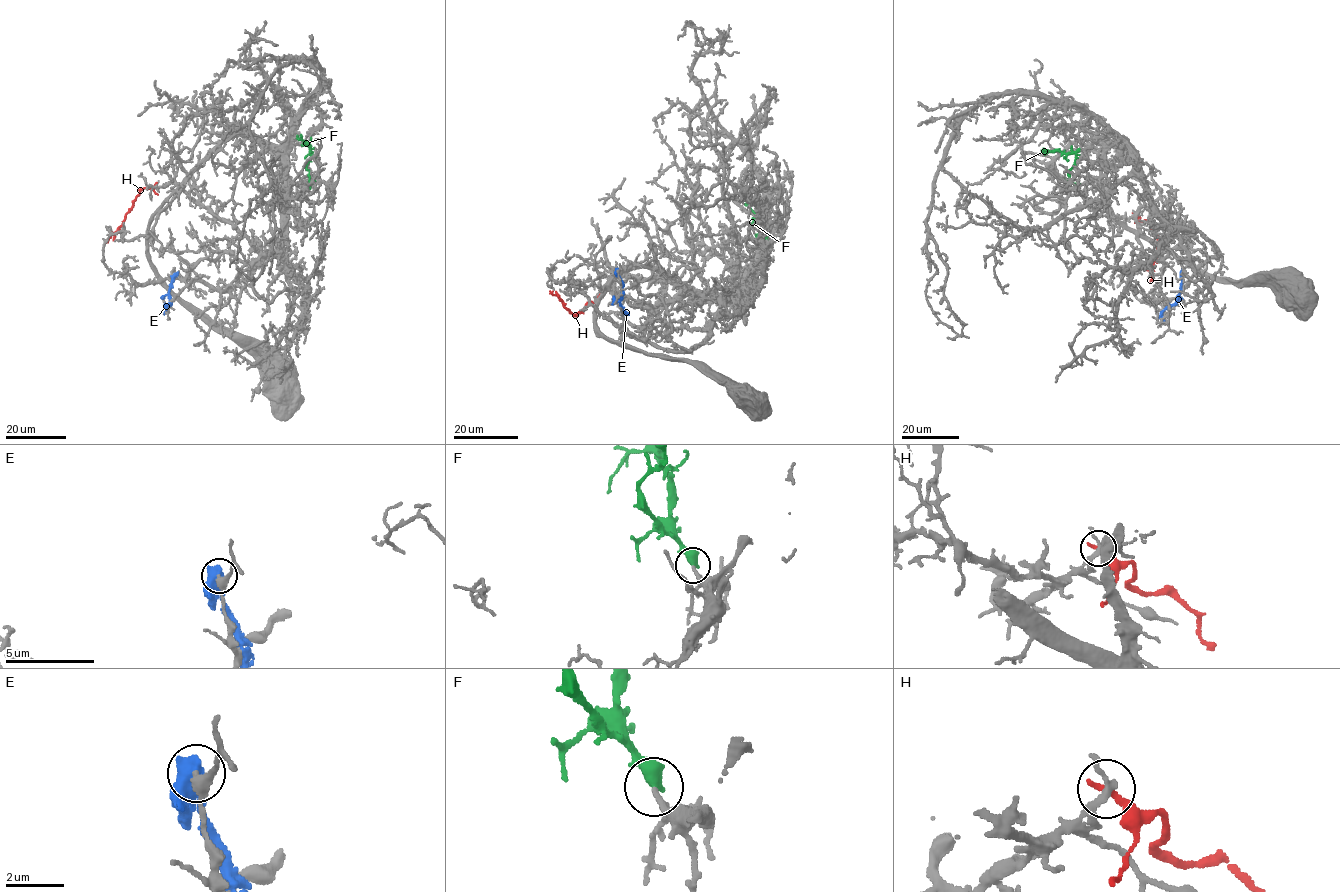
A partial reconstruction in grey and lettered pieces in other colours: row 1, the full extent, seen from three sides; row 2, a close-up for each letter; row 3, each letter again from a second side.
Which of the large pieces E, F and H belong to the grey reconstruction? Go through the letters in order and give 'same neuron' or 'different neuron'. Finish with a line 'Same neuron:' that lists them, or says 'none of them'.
E: different neuron
F: same neuron
H: different neuron
Same neuron: F

